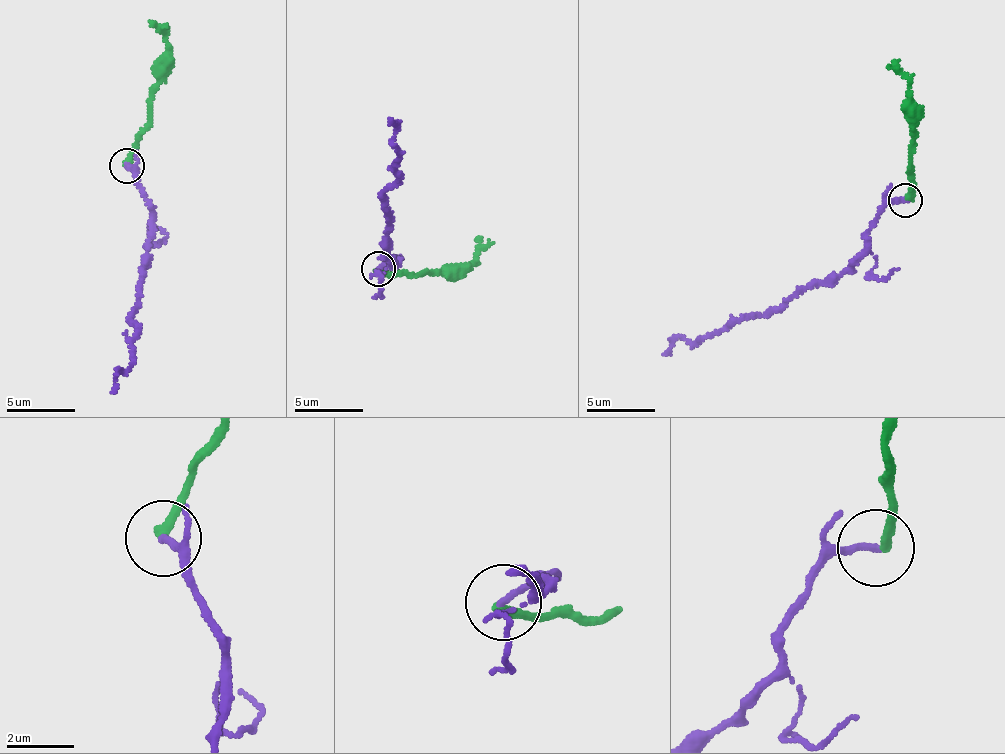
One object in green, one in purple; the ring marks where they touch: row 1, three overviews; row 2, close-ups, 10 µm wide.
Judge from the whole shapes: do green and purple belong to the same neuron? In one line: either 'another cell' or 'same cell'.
another cell

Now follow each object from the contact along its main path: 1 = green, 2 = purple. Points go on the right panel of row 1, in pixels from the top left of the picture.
1: (908, 201), (911, 165), (908, 82), (894, 61)
2: (905, 201), (880, 210), (867, 250), (841, 272), (693, 344), (676, 339), (663, 354)

